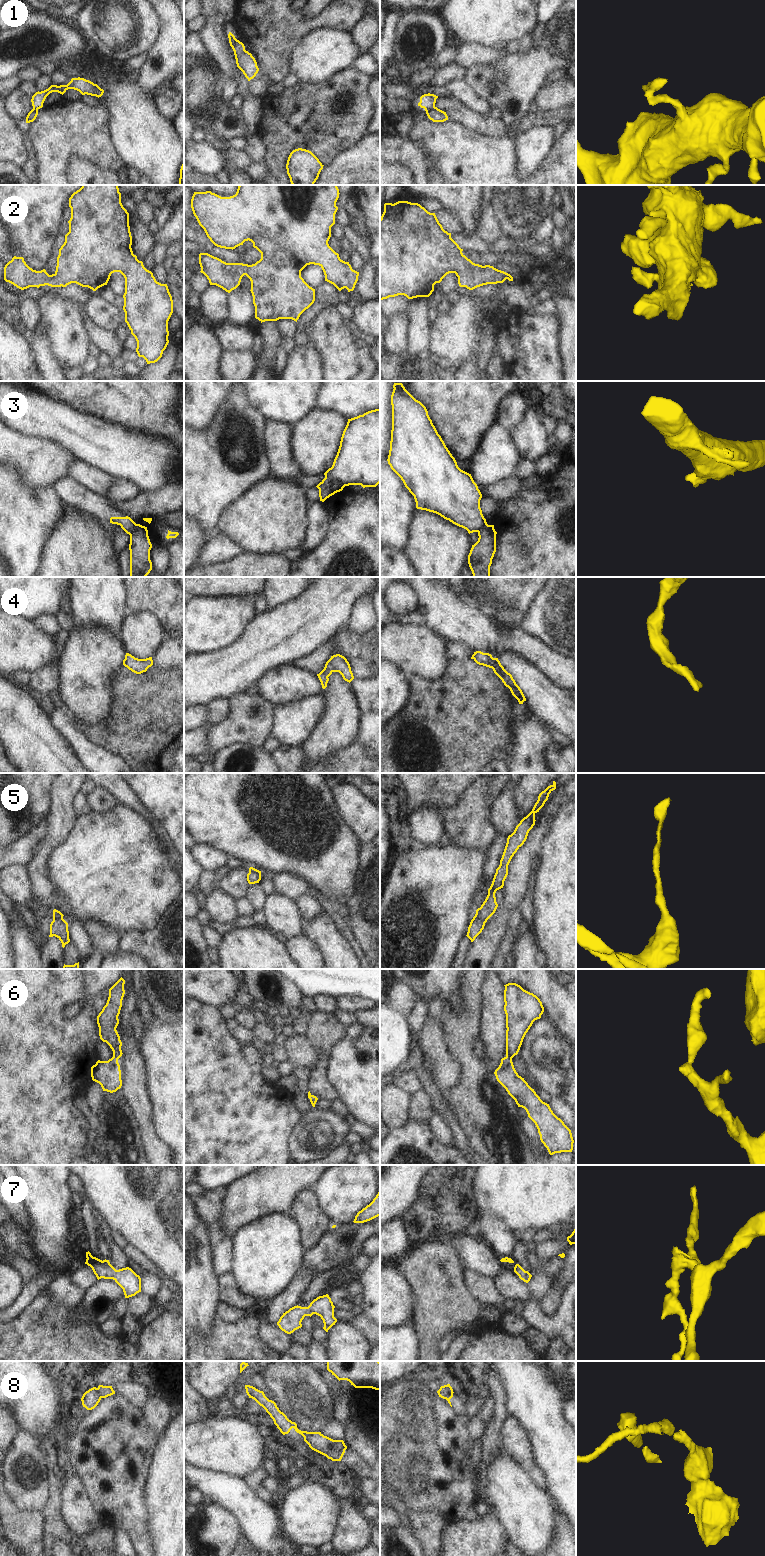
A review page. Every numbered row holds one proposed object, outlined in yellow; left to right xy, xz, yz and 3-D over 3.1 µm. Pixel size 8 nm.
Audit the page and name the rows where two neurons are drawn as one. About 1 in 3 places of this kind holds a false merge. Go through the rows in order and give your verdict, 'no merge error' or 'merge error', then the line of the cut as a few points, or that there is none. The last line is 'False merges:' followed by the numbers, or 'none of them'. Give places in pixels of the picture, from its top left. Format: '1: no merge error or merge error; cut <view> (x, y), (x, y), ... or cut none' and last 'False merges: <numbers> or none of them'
1: merge error; cut yz (434, 105), (425, 109)
2: no merge error; cut none
3: merge error; cut xz (330, 485), (341, 483), (344, 486)
4: no merge error; cut none
5: no merge error; cut none
6: no merge error; cut none
7: no merge error; cut none
8: merge error; cut xy (96, 1388), (100, 1398)
False merges: 1, 3, 8

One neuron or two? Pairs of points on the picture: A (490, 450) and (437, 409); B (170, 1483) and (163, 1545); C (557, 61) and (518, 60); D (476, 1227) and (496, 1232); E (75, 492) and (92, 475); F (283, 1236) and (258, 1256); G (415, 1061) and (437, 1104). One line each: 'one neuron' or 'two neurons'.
A: two neurons
B: one neuron
C: one neuron
D: one neuron
E: two neurons
F: one neuron
G: one neuron

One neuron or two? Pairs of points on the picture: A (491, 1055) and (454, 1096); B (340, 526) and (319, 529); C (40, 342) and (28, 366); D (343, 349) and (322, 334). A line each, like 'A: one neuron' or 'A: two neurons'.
A: two neurons
B: two neurons
C: two neurons
D: one neuron

